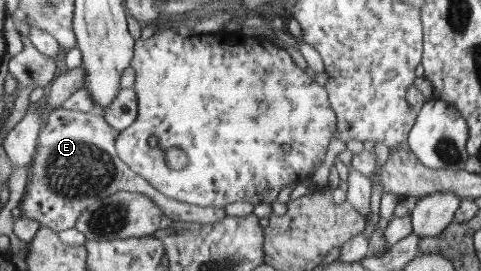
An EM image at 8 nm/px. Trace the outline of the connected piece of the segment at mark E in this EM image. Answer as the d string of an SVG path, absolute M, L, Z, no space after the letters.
M58 107L51 110L47 117L47 124L41 129L38 143L37 155L30 167L27 190L19 204L22 215L34 219L41 225L45 225L55 232L66 231L77 227L82 213L92 204L100 199L106 199L119 191L137 191L151 197L160 209L173 221L192 221L202 225L205 223L218 223L227 217L224 208L202 207L191 203L184 203L177 199L168 197L164 192L156 189L147 179L136 173L130 166L126 165L119 157L117 149L116 130L106 121L101 112L79 112Z

